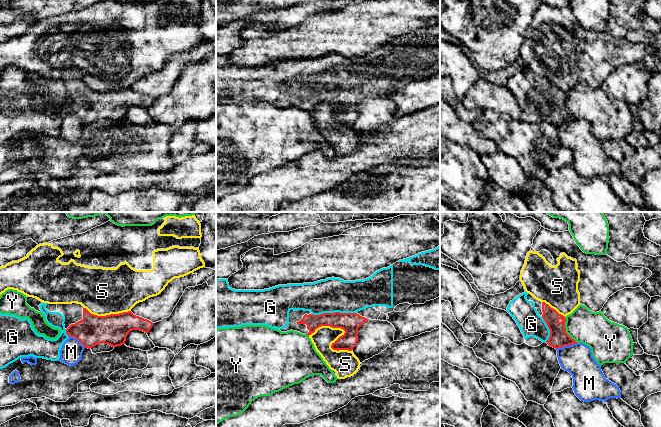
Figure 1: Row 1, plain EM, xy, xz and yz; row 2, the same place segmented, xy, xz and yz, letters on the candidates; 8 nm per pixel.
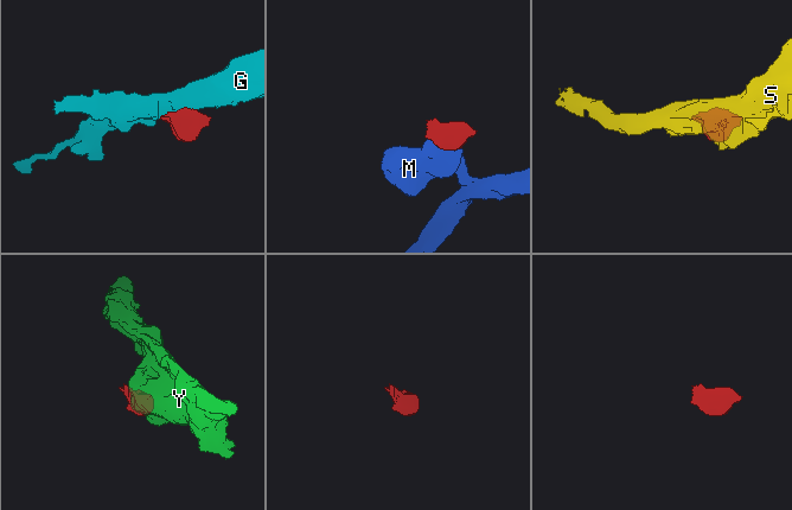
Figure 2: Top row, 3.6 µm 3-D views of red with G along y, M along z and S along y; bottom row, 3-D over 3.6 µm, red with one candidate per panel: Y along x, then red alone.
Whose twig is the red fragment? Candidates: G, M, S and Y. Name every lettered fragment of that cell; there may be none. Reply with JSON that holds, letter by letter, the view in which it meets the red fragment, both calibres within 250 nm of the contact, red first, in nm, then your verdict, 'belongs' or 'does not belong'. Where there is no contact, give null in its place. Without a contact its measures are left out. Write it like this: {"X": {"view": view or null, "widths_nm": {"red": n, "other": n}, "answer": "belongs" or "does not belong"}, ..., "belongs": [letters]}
{"G": {"view": "xz", "widths_nm": {"red": 160, "other": 280}, "answer": "belongs"}, "M": {"view": "yz", "widths_nm": {"red": 150, "other": 240}, "answer": "does not belong"}, "S": {"view": "xz", "widths_nm": {"red": 160, "other": 190}, "answer": "does not belong"}, "Y": {"view": "yz", "widths_nm": {"red": 150, "other": 280}, "answer": "does not belong"}, "belongs": ["G"]}

